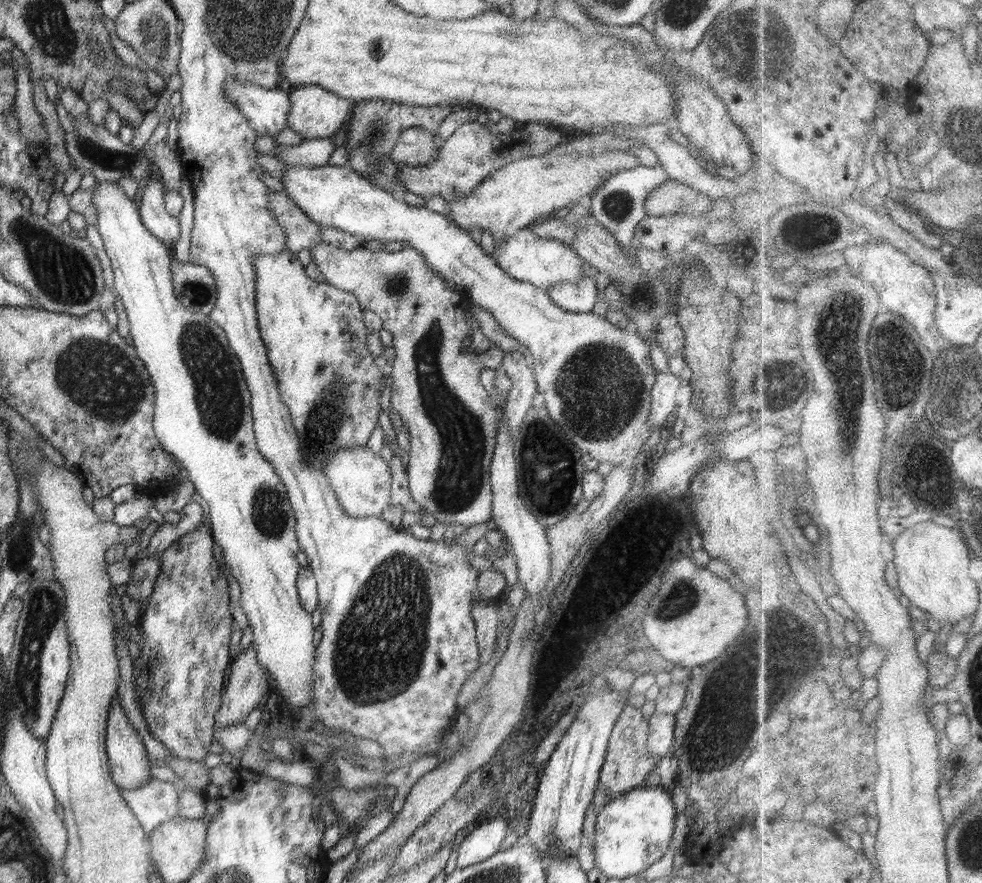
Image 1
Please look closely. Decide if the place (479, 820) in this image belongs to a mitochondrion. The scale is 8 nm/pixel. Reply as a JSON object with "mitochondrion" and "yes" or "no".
{"mitochondrion":"no"}

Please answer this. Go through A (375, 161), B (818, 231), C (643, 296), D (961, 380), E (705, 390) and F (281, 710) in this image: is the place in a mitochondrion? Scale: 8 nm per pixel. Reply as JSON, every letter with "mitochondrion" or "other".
{"A":"mitochondrion","B":"mitochondrion","C":"mitochondrion","D":"mitochondrion","E":"other","F":"other"}

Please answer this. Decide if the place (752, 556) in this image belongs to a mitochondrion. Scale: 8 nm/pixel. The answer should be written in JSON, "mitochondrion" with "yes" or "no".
{"mitochondrion":"no"}

